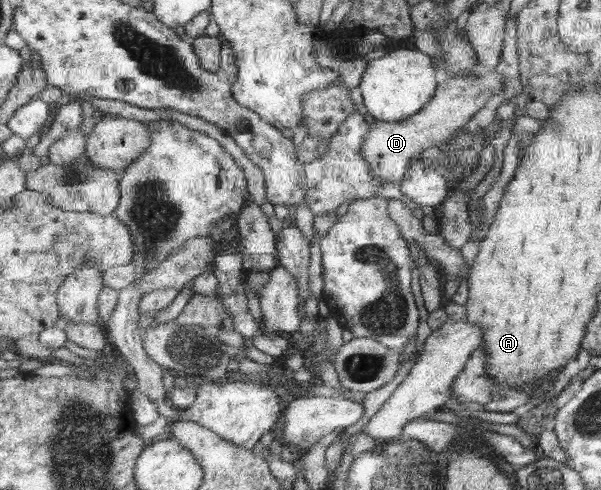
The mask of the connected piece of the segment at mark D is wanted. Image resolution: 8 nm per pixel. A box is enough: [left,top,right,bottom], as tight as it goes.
[363,71,503,184]

